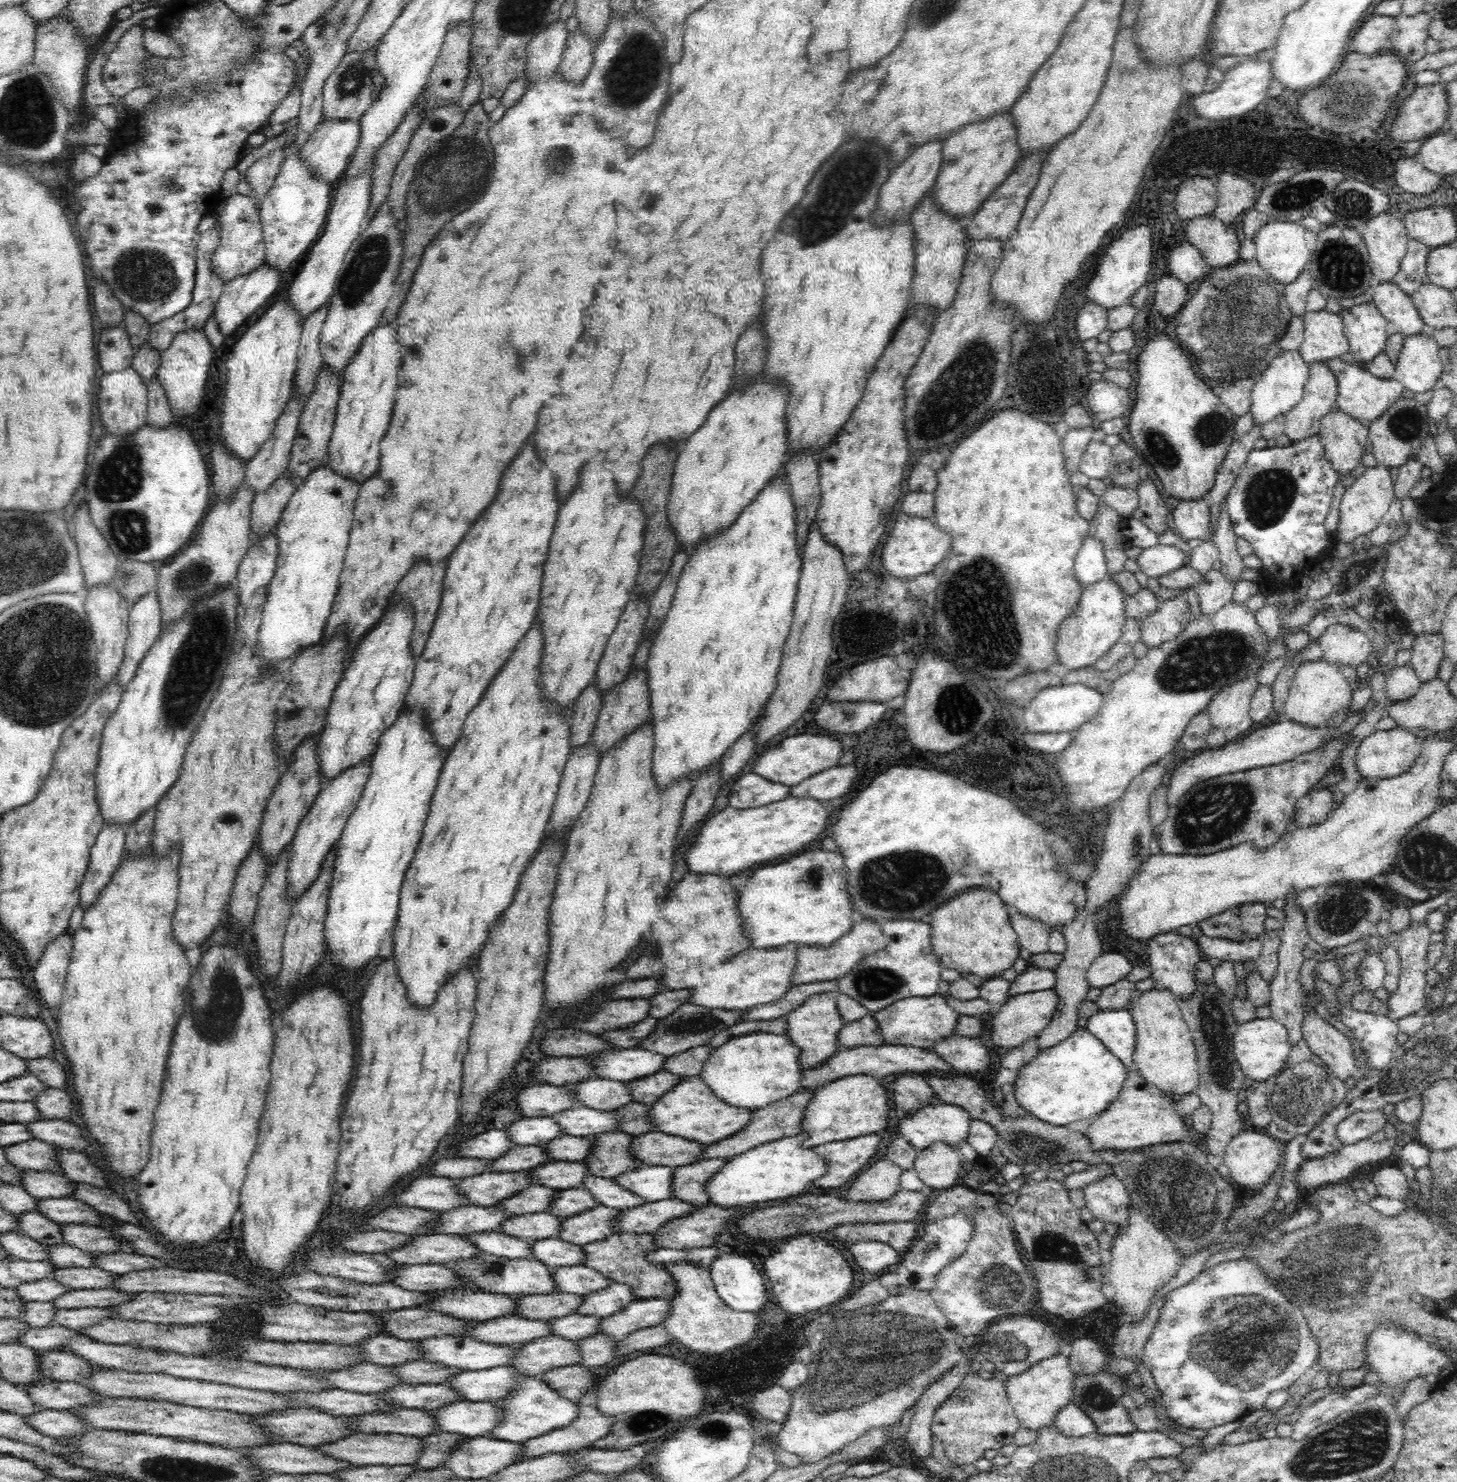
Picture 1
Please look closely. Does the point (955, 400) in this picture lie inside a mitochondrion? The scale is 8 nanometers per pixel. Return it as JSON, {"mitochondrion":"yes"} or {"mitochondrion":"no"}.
{"mitochondrion":"yes"}

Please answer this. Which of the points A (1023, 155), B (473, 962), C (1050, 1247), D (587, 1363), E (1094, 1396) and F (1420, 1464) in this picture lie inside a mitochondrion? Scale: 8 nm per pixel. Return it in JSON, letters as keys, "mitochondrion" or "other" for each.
{"A":"other","B":"other","C":"mitochondrion","D":"other","E":"mitochondrion","F":"other"}

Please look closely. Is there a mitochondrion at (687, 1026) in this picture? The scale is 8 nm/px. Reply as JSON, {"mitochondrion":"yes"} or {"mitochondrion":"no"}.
{"mitochondrion":"yes"}

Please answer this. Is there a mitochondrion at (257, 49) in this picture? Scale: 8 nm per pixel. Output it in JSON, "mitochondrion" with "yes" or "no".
{"mitochondrion":"no"}

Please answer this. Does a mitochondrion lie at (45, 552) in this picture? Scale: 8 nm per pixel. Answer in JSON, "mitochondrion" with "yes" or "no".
{"mitochondrion":"yes"}

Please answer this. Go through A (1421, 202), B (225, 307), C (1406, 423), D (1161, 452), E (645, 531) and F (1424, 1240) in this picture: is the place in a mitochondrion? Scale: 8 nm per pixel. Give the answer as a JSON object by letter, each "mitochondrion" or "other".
{"A":"other","B":"other","C":"mitochondrion","D":"mitochondrion","E":"other","F":"other"}

